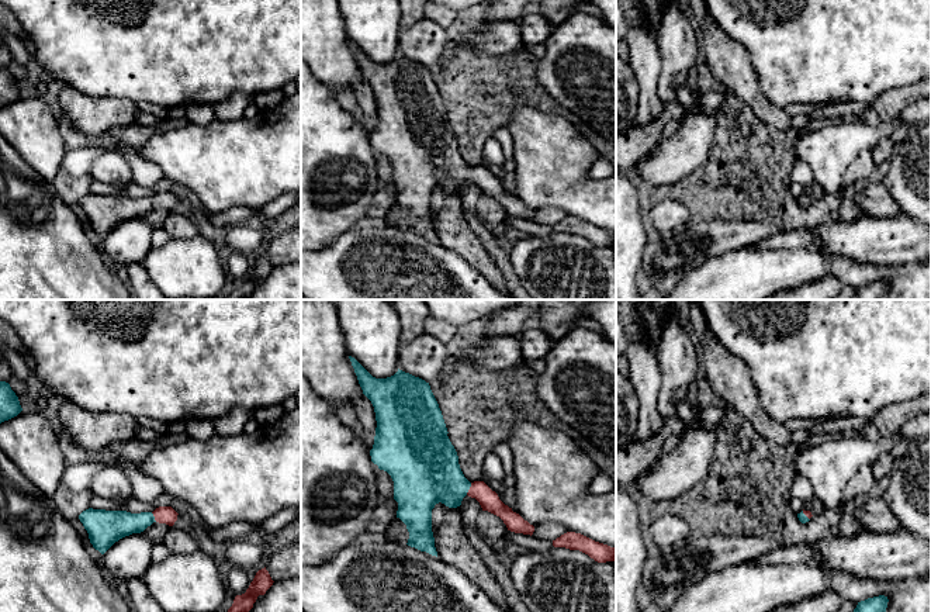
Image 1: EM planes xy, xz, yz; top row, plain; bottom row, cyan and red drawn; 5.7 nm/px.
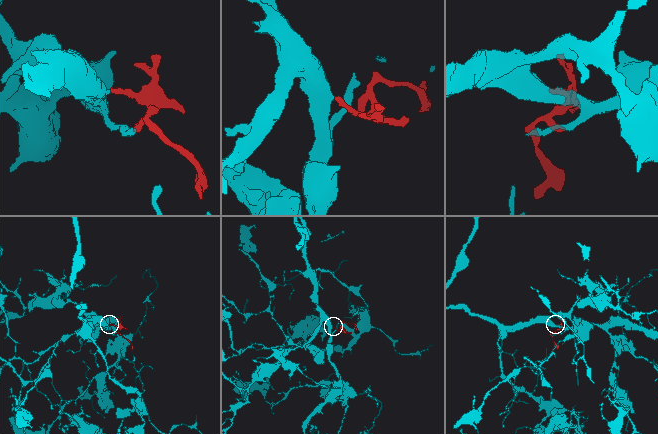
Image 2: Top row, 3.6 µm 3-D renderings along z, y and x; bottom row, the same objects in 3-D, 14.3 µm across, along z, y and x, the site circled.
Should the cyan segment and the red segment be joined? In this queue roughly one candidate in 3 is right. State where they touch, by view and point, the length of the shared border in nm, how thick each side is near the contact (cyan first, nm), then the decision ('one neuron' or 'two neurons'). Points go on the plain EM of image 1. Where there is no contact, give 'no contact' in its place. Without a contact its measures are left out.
xz (469, 173) | 80 nm | 360/120 nm | one neuron

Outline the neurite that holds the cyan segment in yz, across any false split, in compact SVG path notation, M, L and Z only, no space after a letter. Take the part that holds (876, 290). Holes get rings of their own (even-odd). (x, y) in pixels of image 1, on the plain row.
M885 280L868 283L858 287L851 300L880 300L882 297L886 297L887 287L889 284Z

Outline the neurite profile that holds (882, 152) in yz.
M890 136L883 138L875 148L873 148L873 160L875 165L880 165L883 162L887 162L892 156L892 151L893 151L893 141Z

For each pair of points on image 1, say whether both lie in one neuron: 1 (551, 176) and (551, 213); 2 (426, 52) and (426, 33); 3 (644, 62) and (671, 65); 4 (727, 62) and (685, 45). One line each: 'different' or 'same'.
1: different
2: same
3: different
4: different

